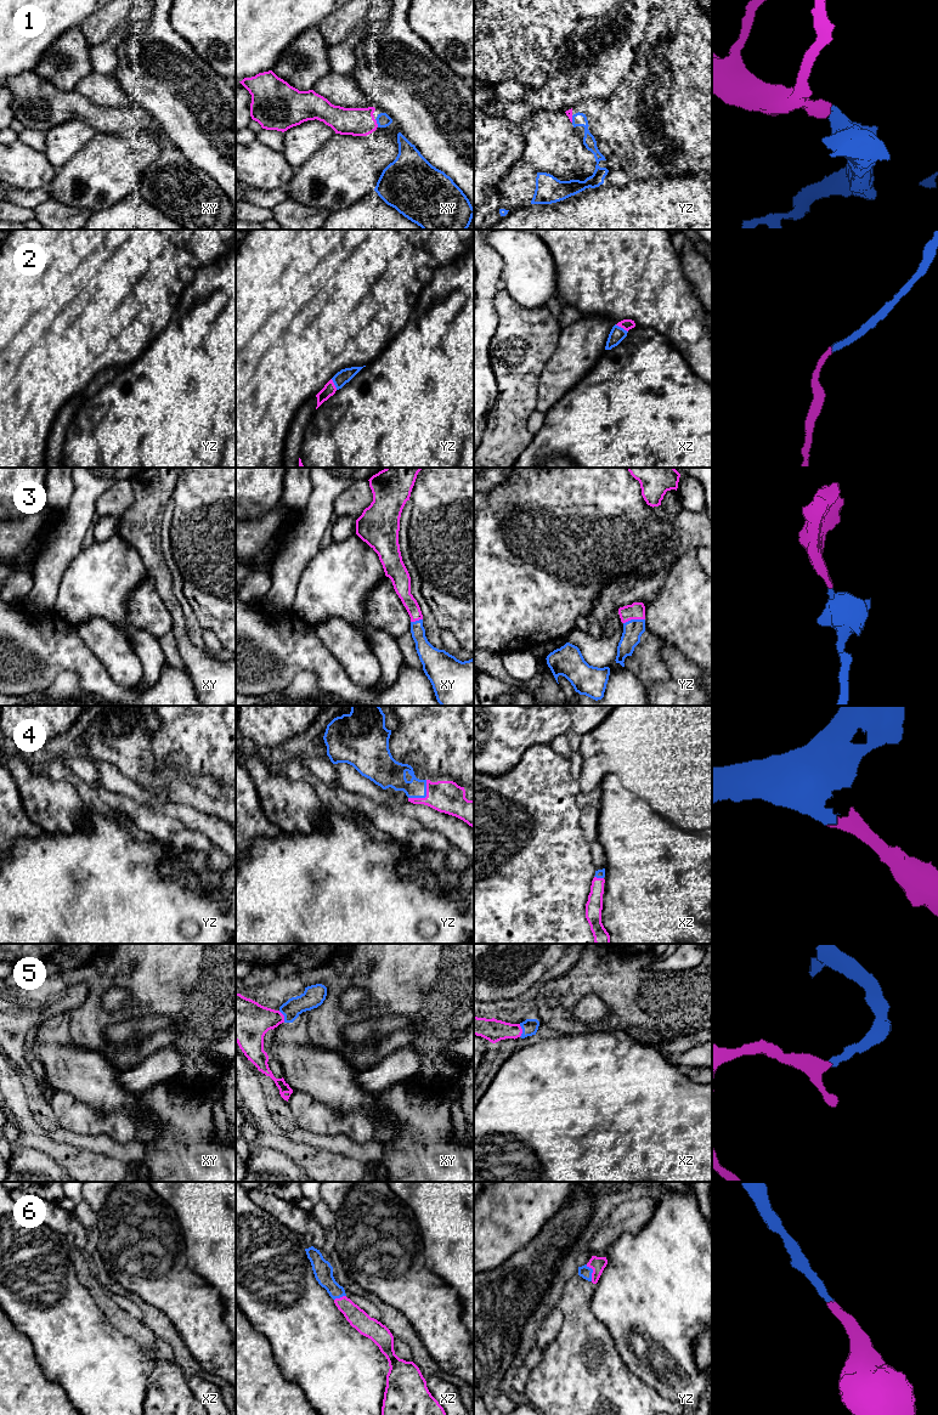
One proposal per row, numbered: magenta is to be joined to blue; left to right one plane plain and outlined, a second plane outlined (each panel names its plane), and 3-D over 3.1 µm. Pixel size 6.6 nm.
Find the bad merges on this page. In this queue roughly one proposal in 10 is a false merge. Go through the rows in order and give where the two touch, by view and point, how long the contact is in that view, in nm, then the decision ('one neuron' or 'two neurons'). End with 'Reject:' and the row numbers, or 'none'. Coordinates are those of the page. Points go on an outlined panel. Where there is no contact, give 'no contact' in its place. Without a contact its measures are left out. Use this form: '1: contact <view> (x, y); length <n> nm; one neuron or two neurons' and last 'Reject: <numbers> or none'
1: contact xy (377, 123); length 60 nm; one neuron
2: contact xz (620, 327); length 100 nm; one neuron
3: contact yz (633, 620); length 150 nm; one neuron
4: contact yz (424, 797); length 180 nm; one neuron
5: contact xz (523, 1030); length 90 nm; one neuron
6: contact yz (592, 1272); length 120 nm; one neuron
Reject: none

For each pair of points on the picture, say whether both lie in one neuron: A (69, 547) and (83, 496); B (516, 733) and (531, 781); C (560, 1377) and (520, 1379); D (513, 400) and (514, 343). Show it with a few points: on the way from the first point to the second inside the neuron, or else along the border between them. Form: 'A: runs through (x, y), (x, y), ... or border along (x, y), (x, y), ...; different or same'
A: runs through (69, 535), (71, 527), (79, 516), (82, 508); same
B: border along (549, 743), (531, 745), (521, 758), (502, 774); different
C: border along (530, 1370), (524, 1392); different
D: runs through (514, 385), (514, 357); same

